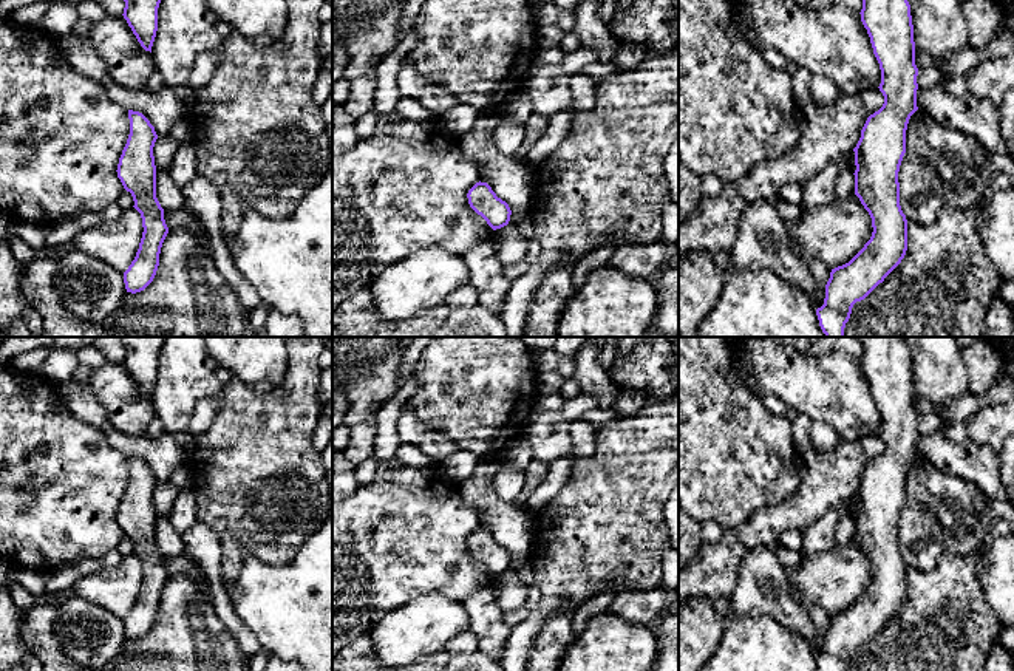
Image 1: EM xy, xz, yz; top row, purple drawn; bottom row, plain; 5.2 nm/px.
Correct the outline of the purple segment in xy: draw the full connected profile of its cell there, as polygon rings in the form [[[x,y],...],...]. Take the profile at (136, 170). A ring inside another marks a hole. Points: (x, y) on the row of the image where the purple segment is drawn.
[[[128,110],[130,135],[117,164],[117,178],[131,193],[142,218],[142,238],[134,260],[124,272],[127,292],[144,291],[155,278],[162,243],[168,233],[164,209],[156,198],[155,127],[139,111]]]

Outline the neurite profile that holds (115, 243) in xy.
[[[131,207],[116,221],[82,230],[70,244],[124,274],[136,257],[142,232],[141,213]]]

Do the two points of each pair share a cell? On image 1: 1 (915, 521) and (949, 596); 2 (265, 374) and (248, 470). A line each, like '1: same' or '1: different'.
1: different
2: different

